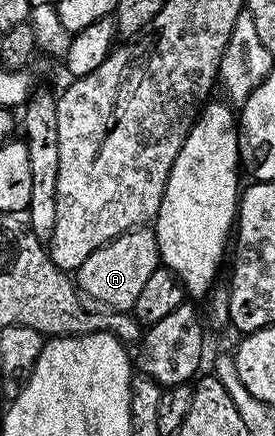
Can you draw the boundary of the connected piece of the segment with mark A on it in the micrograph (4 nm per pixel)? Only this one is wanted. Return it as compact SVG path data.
M146 225L136 226L134 230L126 230L112 242L106 242L92 252L85 264L79 266L77 285L83 293L93 296L93 300L105 304L108 310L131 312L134 311L137 296L141 296L149 276L153 276L153 272L160 269L160 266L159 245L154 229Z

